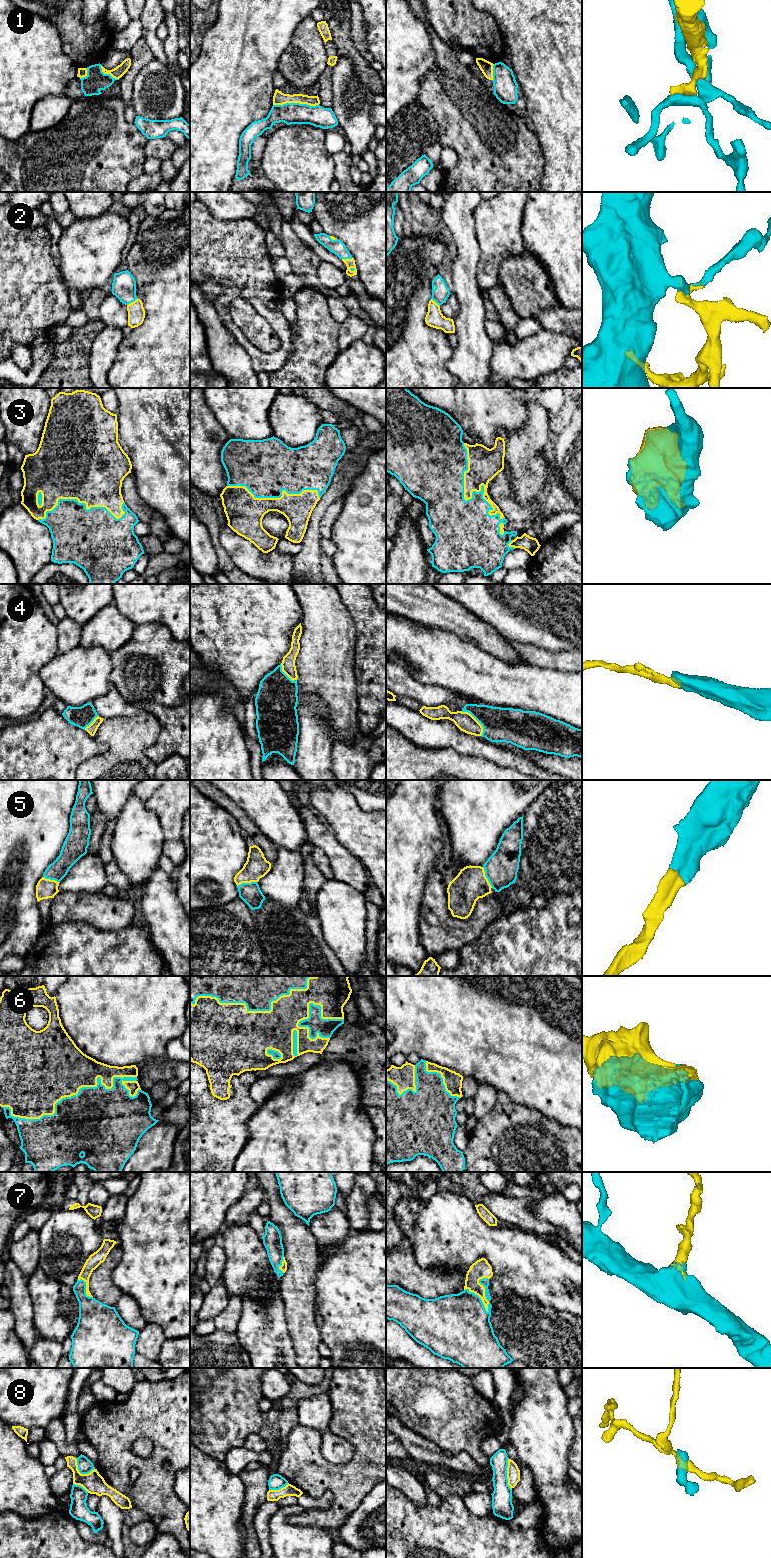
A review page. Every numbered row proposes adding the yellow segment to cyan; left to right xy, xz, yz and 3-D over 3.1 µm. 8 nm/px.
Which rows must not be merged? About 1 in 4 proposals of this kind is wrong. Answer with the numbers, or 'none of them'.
1, 8

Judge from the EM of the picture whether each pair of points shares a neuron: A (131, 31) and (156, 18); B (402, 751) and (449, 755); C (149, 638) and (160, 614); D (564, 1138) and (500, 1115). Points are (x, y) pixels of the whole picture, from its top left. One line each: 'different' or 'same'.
A: different
B: same
C: different
D: same

